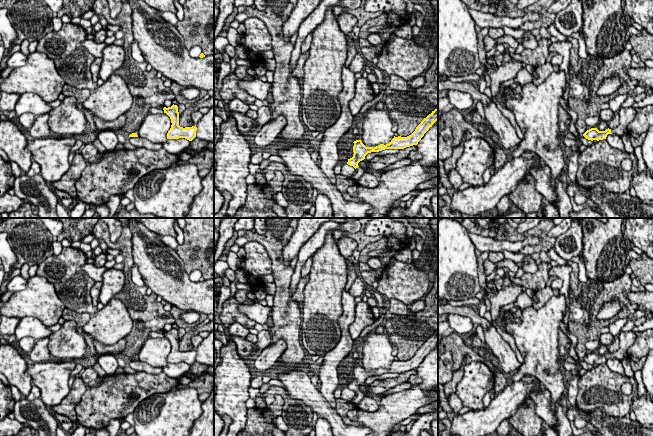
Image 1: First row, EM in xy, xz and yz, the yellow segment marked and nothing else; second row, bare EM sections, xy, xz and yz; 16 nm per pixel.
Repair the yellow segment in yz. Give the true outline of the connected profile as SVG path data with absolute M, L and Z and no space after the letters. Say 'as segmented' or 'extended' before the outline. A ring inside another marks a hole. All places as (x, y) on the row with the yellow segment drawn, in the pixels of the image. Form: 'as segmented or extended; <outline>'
extended; M627 107L627 108L620 108L619 117L620 123L614 129L606 129L605 131L599 131L597 128L591 128L587 130L583 136L588 140L603 140L606 139L608 134L618 135L620 137L623 136L625 132L627 132L627 125L633 121L635 114L636 114L636 107Z

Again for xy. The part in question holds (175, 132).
as segmented; M172 105L171 107L164 107L164 113L166 113L171 119L171 128L167 133L167 139L179 139L185 138L189 141L192 141L196 137L197 127L180 127L179 126L179 112L178 106Z

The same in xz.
extended; M438 109L432 111L421 123L416 127L415 131L407 137L395 137L389 144L380 144L376 147L366 147L361 140L354 141L353 146L353 157L348 159L347 164L353 166L356 169L354 175L350 178L357 181L361 176L364 175L365 170L358 166L358 163L365 159L365 156L371 152L379 152L385 149L404 149L413 145L417 145L424 134L429 130L430 127L438 120Z

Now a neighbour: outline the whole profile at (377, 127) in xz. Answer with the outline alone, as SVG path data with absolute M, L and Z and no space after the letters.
M369 108L368 110L366 116L361 118L363 123L362 143L366 147L373 148L380 144L389 144L395 136L392 131L394 122L390 118L389 112L386 108L383 110Z

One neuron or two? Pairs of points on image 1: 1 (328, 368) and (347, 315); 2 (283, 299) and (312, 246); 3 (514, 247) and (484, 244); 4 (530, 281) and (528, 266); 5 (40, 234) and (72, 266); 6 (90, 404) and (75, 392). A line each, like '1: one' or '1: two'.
1: one
2: two
3: one
4: two
5: two
6: two

